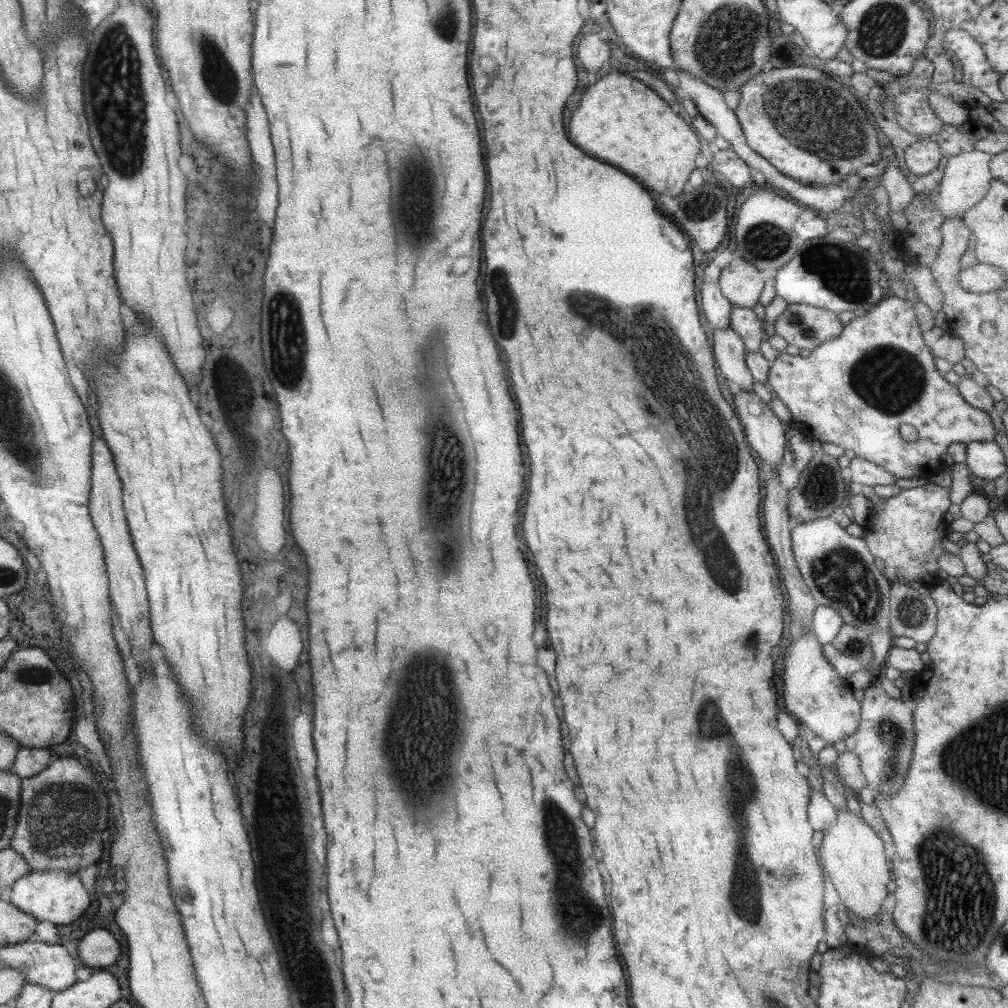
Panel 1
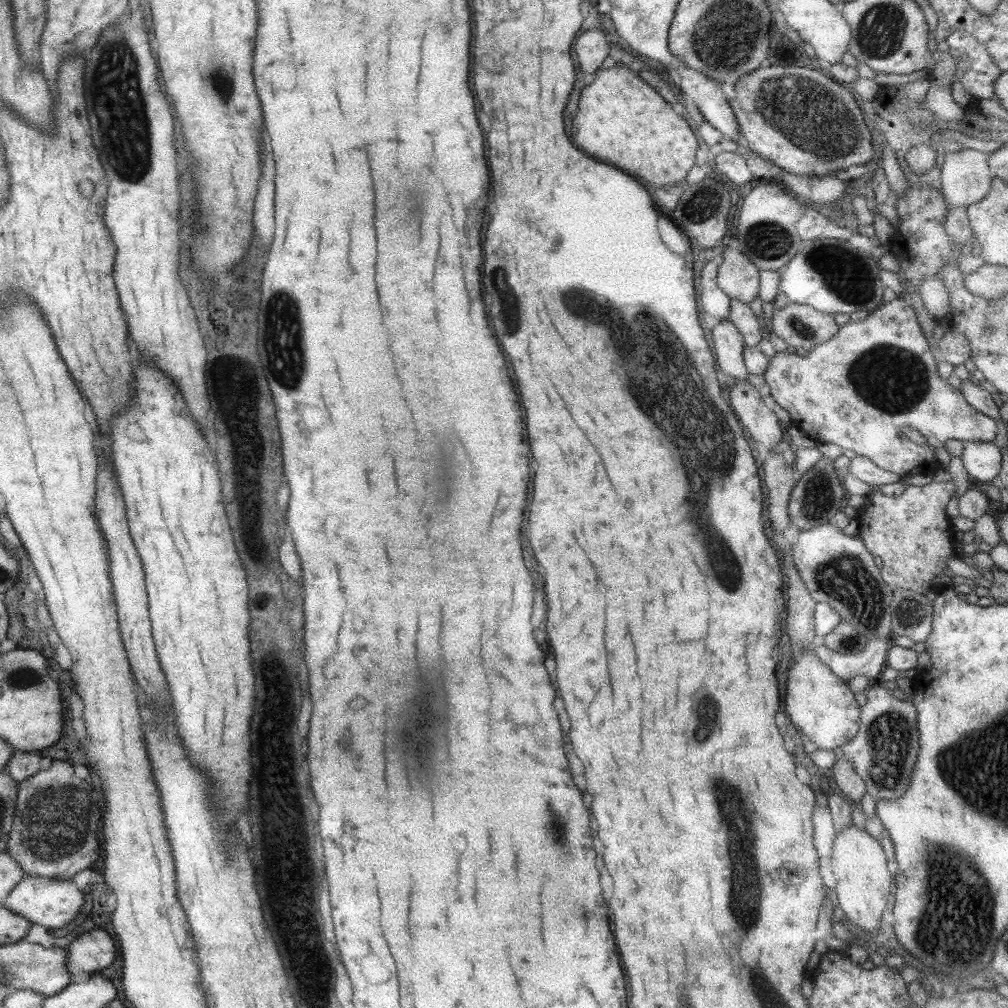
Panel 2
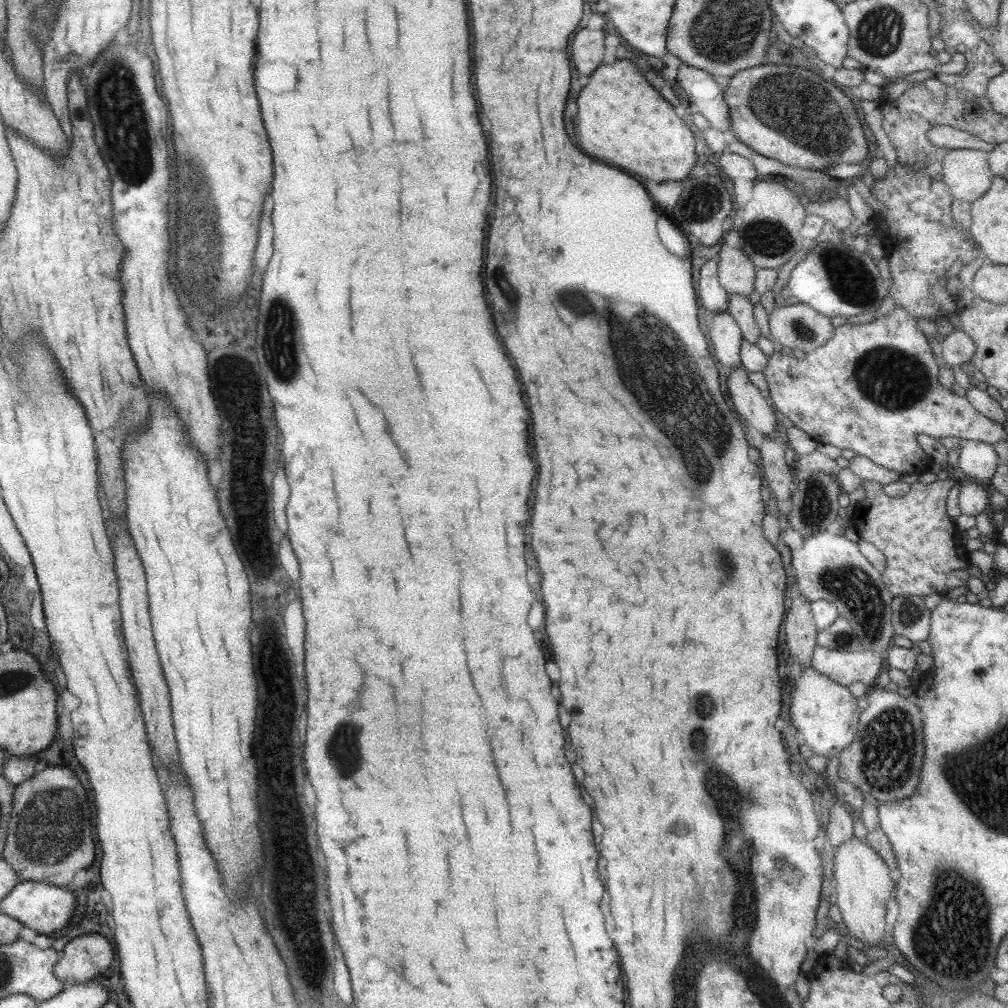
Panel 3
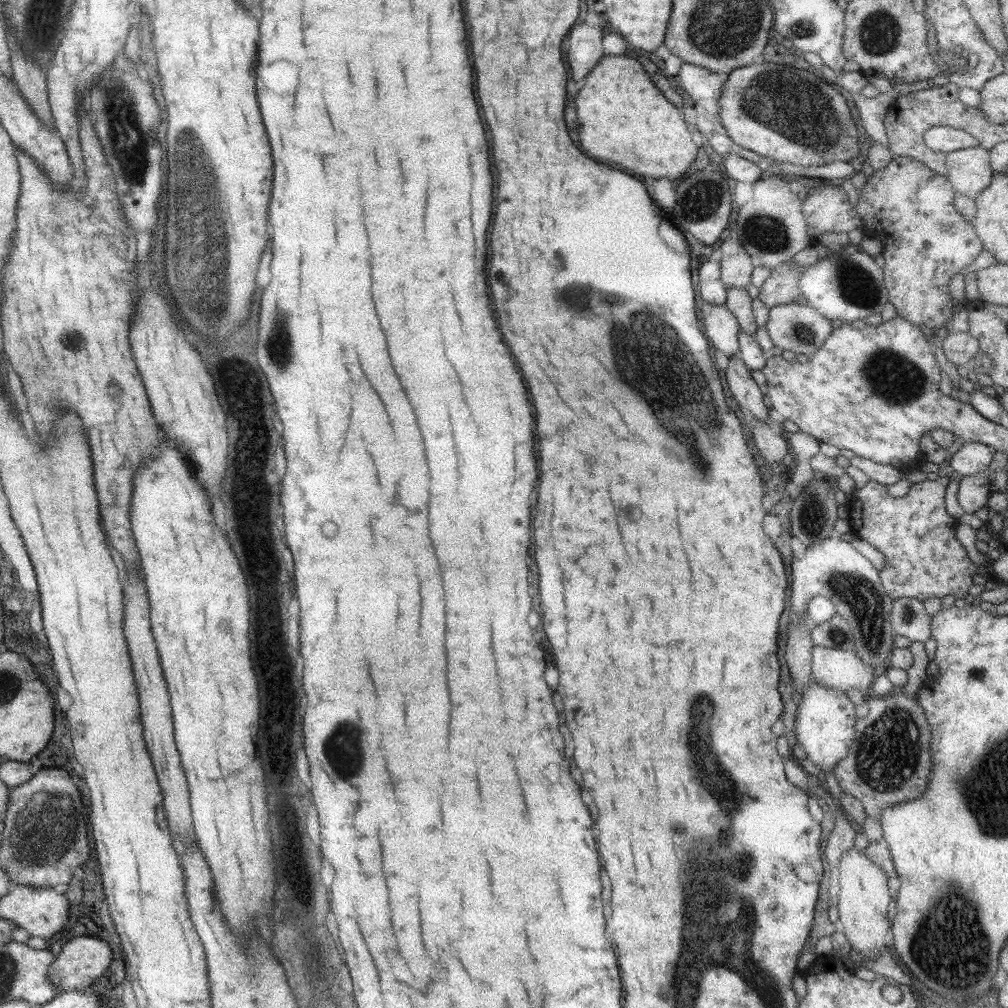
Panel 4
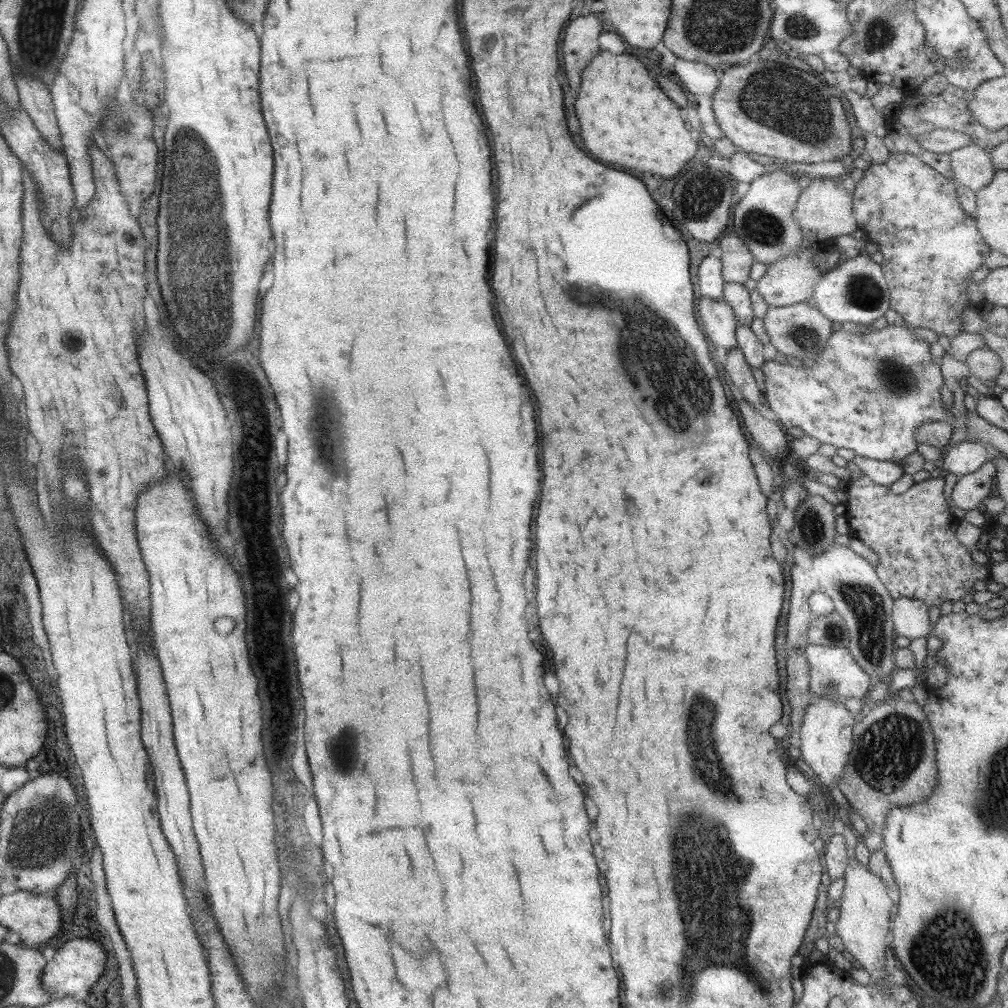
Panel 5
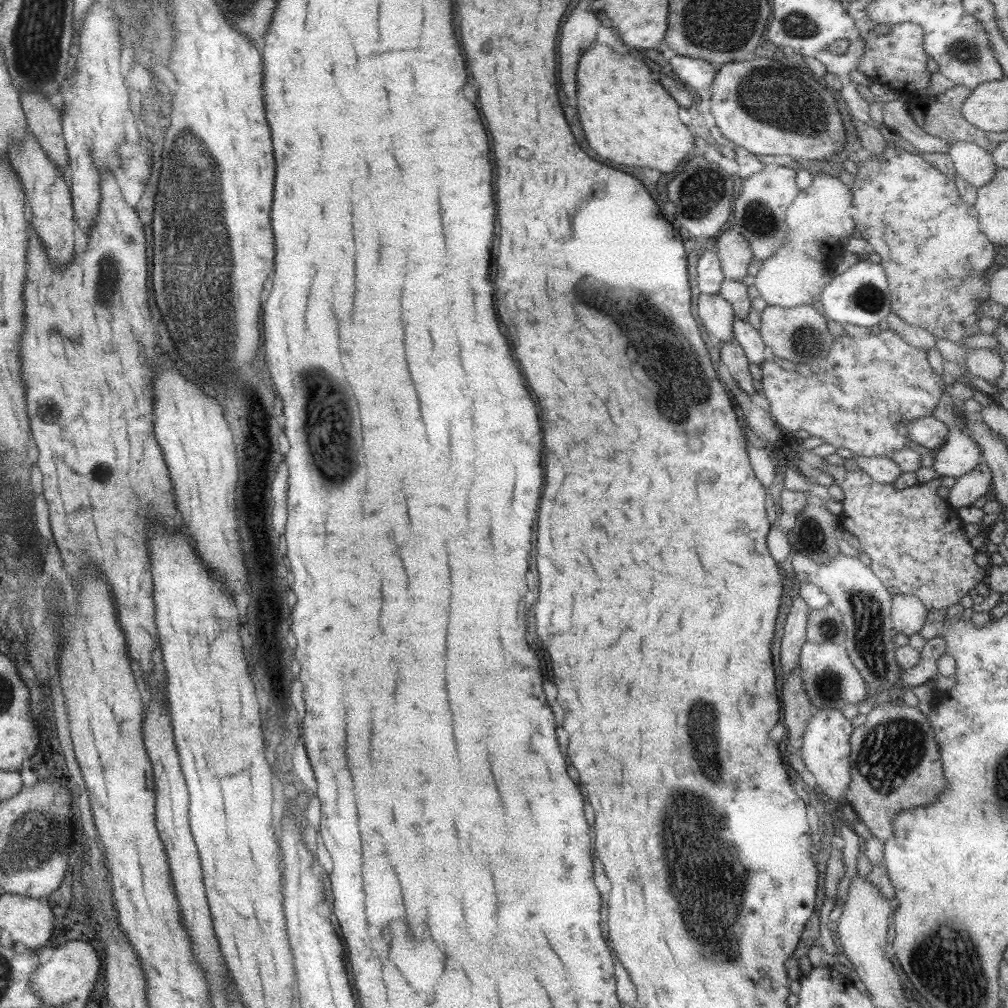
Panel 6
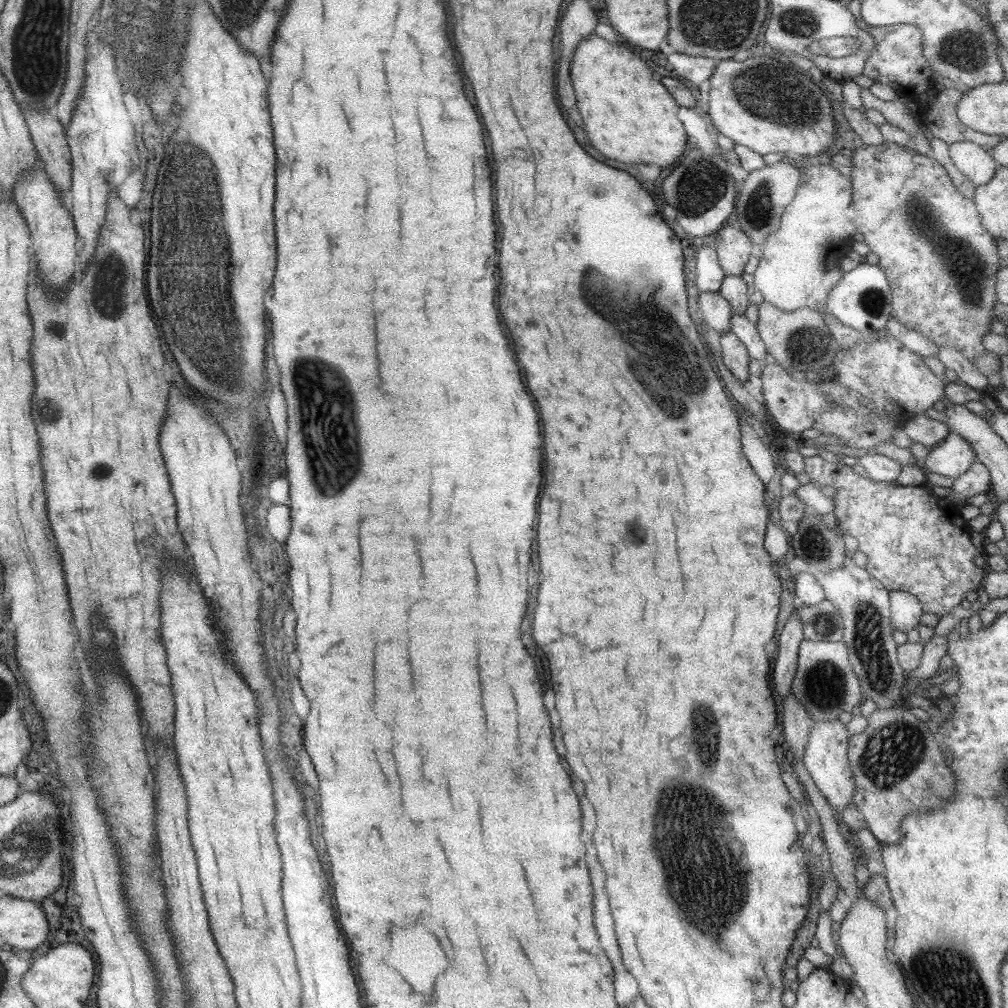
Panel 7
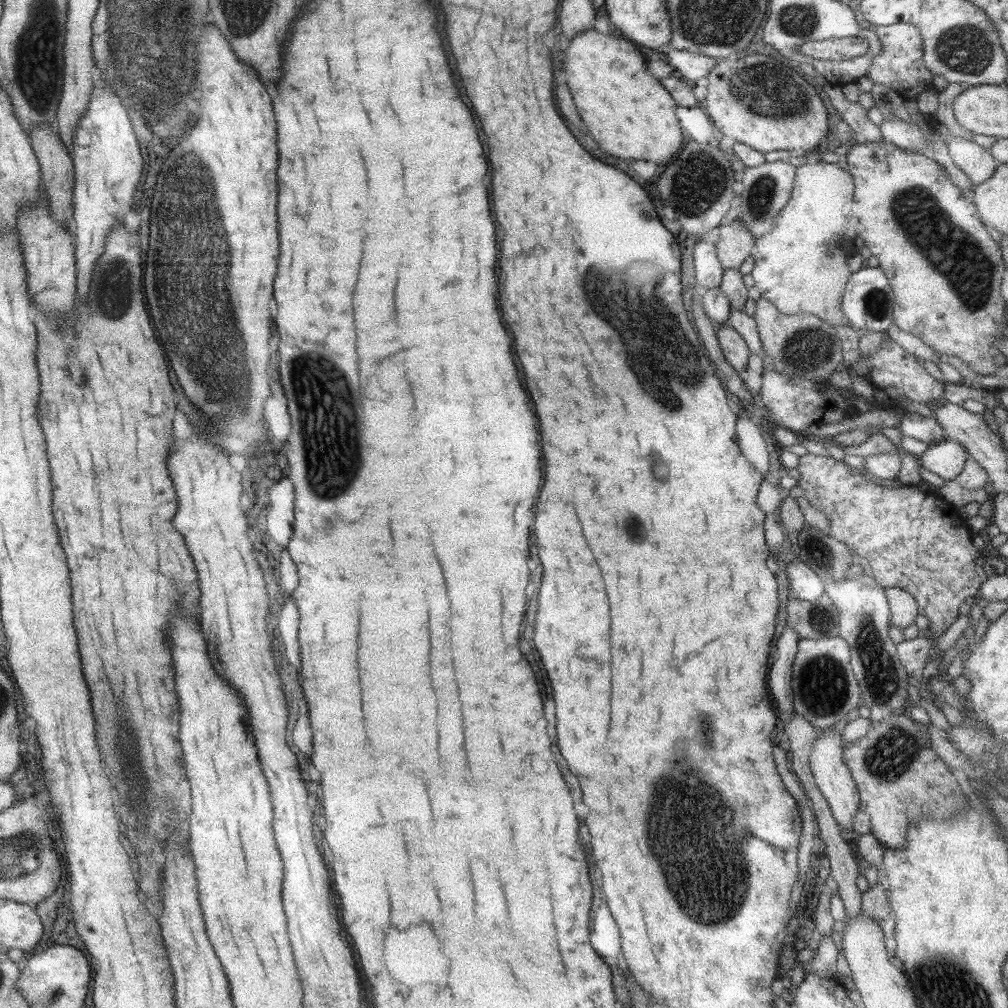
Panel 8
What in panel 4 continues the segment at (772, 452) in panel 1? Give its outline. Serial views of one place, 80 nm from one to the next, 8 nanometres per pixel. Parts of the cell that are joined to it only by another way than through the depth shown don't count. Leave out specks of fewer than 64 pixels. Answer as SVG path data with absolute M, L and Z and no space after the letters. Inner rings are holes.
M733 356L728 358L727 367L722 373L726 376L726 383L739 409L765 424L772 412L763 404L763 395L751 378L750 371L738 356Z

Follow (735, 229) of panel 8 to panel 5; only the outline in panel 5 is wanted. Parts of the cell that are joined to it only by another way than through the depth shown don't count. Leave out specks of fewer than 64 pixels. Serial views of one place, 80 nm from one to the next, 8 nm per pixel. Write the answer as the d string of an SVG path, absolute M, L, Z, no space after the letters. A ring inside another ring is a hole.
M734 232L720 237L718 244L724 282L743 285L754 261L752 254Z

